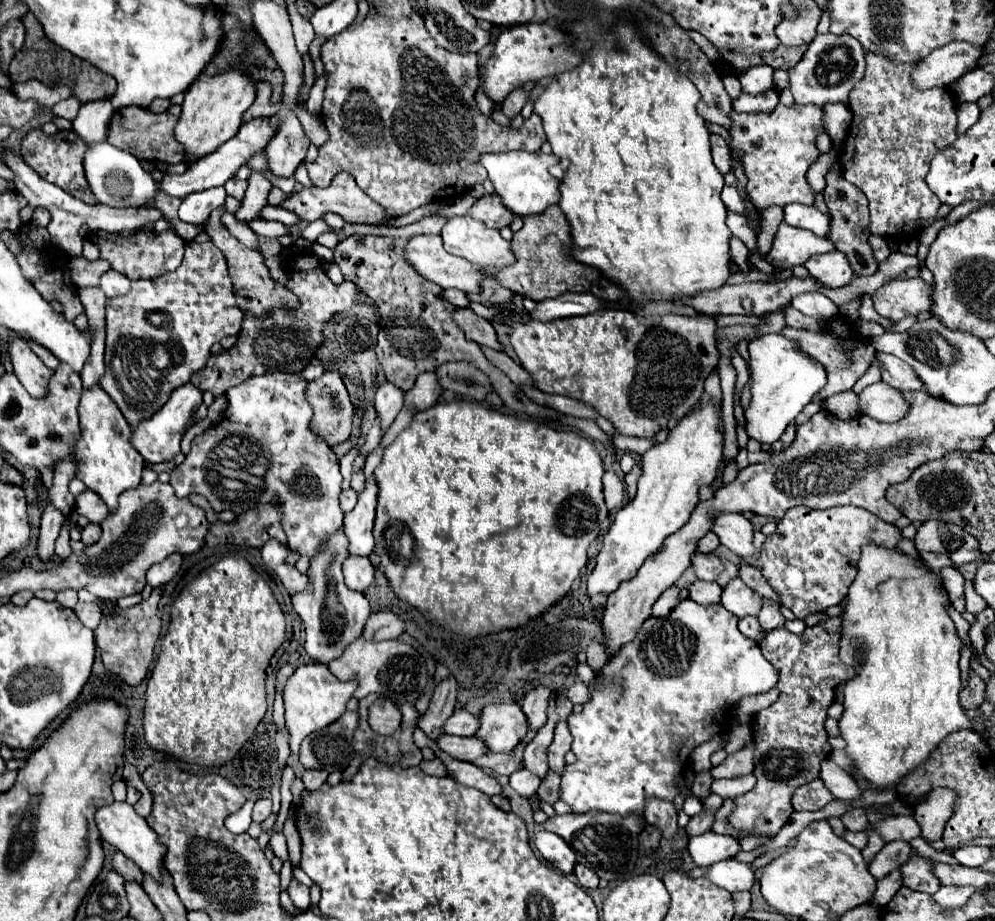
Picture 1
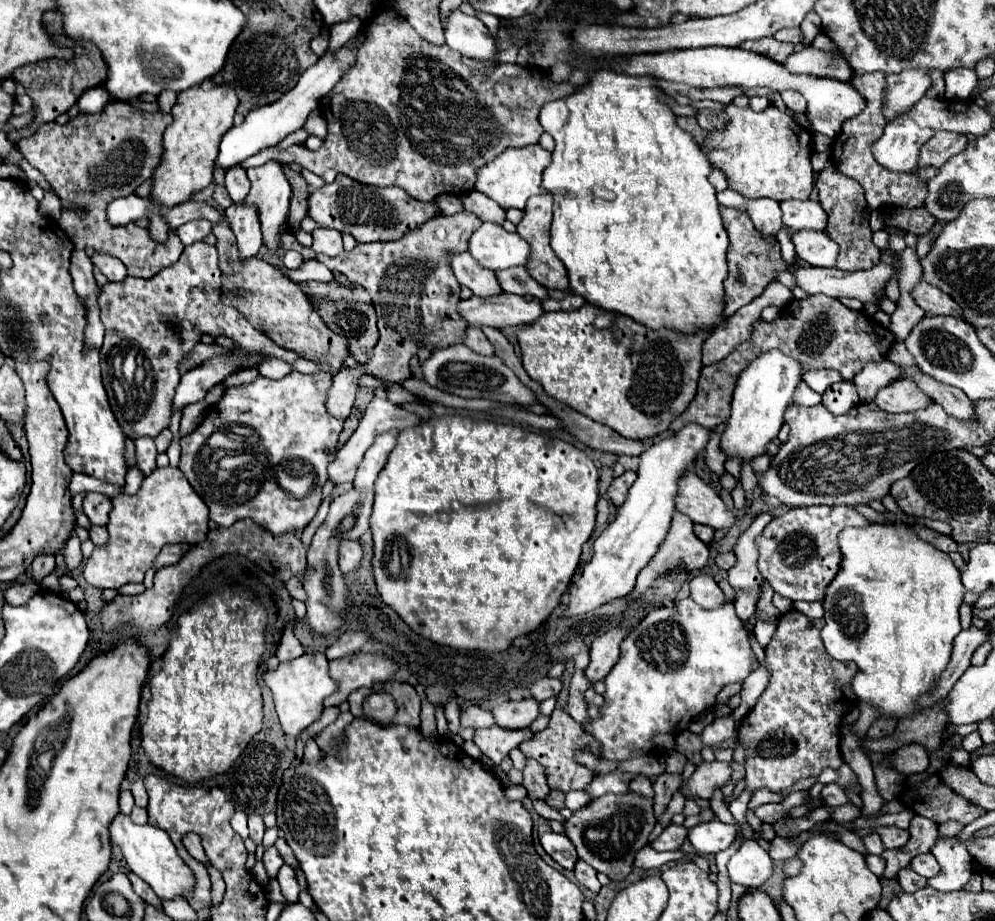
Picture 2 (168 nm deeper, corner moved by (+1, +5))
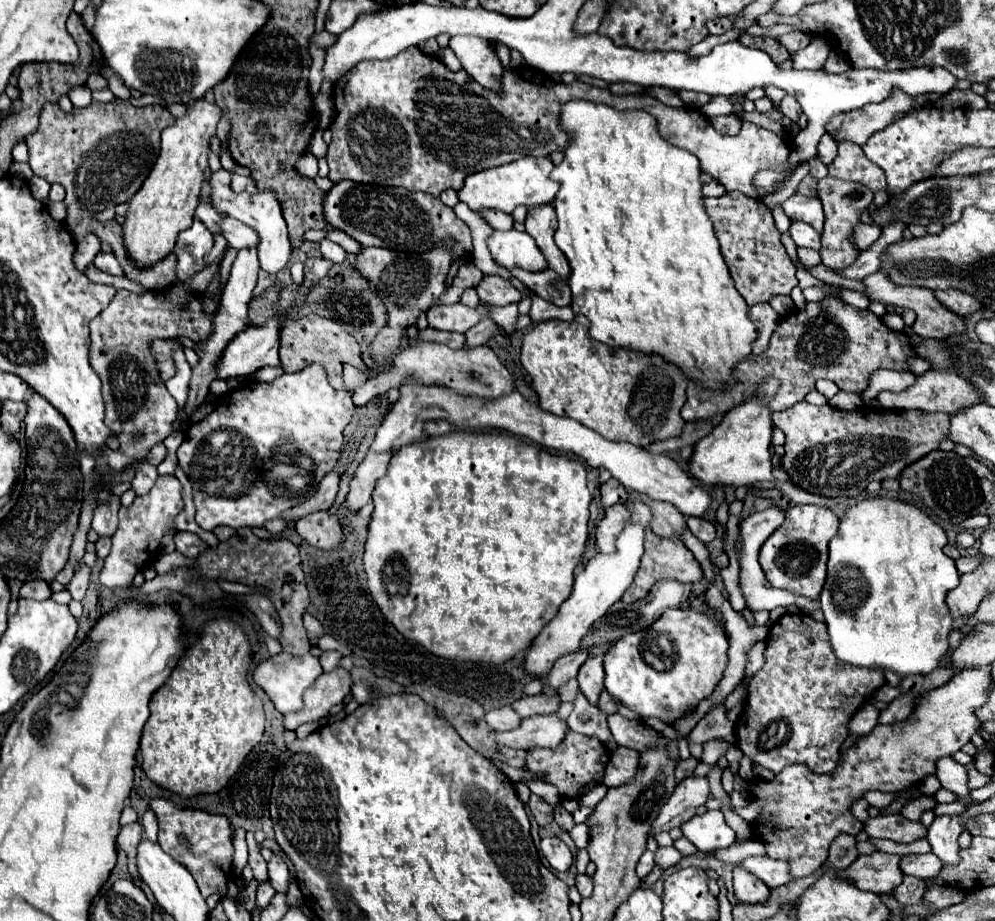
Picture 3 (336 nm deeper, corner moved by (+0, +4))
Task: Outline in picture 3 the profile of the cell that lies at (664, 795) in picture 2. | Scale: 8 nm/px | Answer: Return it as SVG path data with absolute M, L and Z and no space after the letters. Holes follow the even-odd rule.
M687 759L687 761L679 761L679 765L677 765L677 769L675 769L675 781L677 783L681 783L687 775L691 775L693 771L695 771L695 767L697 767L697 759Z

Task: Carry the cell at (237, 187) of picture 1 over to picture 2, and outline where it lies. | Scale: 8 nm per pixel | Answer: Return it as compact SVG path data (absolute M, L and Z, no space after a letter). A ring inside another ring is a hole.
M232 166L228 172L226 172L226 182L224 182L230 198L234 202L242 202L250 190L250 182L248 182L248 176L246 176L246 170L240 168L240 166Z

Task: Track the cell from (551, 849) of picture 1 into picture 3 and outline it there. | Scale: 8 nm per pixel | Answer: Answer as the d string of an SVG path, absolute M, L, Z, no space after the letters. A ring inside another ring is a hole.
M543 837L541 851L543 851L545 859L549 861L549 865L557 871L567 871L573 863L573 855L571 855L569 847L557 837Z

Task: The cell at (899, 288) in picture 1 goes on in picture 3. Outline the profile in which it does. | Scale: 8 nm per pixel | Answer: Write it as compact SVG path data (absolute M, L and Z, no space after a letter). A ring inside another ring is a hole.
M935 291L935 299L947 307L949 311L953 311L955 315L961 317L969 317L979 309L979 303L975 303L975 299L971 299L971 295L963 295L963 291Z

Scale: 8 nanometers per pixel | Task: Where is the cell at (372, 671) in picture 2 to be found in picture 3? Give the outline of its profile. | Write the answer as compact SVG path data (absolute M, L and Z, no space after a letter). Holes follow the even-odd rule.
M335 667L333 671L319 675L319 679L303 693L303 711L285 715L285 727L293 731L303 723L325 717L333 705L341 703L351 693L351 685L351 673L343 667Z

